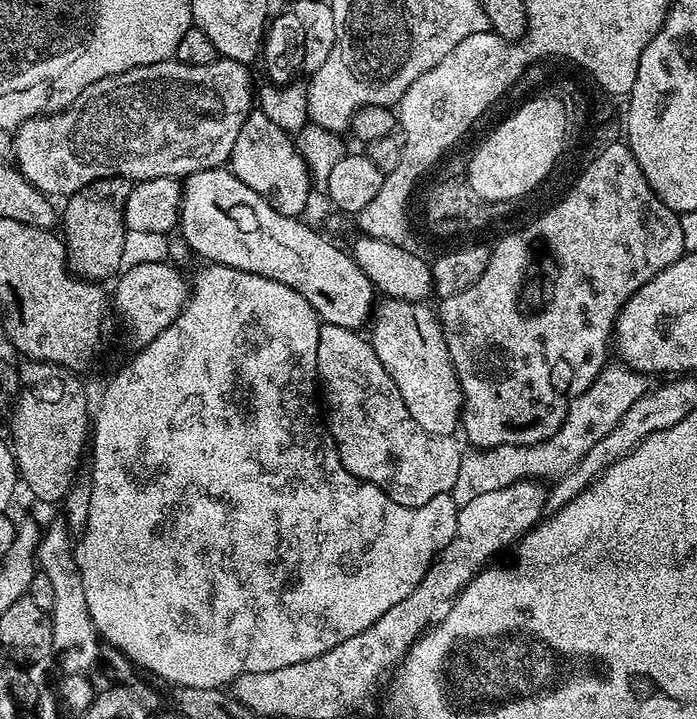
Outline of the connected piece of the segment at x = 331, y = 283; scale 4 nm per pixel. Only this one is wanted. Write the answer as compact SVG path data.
M221 166L211 168L210 170L202 170L196 172L193 176L187 177L183 181L182 191L180 193L180 222L178 225L179 235L188 243L189 249L193 253L196 252L209 264L221 264L222 266L230 266L234 270L246 270L252 274L262 274L264 278L274 278L274 282L282 282L286 286L290 286L290 290L298 290L298 294L302 294L302 298L306 298L306 302L310 302L310 306L316 311L317 316L326 324L334 326L342 326L353 330L360 330L369 323L370 317L374 312L374 305L378 300L378 293L373 288L370 278L366 278L366 274L362 274L362 266L358 266L358 262L354 262L351 251L339 248L332 240L327 240L320 232L315 232L308 224L303 224L303 219L295 216L287 216L286 214L278 214L278 210L274 210L274 206L270 206L270 202L266 202L266 198L262 198L258 194L254 194L254 190L250 190L250 186L246 186L246 182L242 182L227 167Z

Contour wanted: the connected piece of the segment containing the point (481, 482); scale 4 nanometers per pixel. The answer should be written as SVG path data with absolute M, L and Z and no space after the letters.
M609 362L604 365L598 378L578 398L574 398L568 405L568 413L562 426L549 440L526 446L498 446L497 448L481 448L468 450L461 455L458 466L458 478L451 490L452 501L457 506L479 498L489 490L502 490L502 486L510 486L519 480L543 478L551 482L557 476L566 474L594 446L594 442L606 438L618 420L642 394L646 394L650 387L649 377L642 372L635 372L623 362Z

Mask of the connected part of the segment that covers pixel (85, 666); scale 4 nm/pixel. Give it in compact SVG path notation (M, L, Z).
M63 519L52 520L43 529L40 544L36 547L36 558L39 571L50 578L54 590L54 606L51 610L52 617L52 651L55 659L60 659L65 673L79 672L81 674L91 673L91 668L97 667L98 659L101 657L101 645L90 618L90 610L86 606L86 590L82 587L82 574L76 565L76 554L74 542L70 537L68 525Z

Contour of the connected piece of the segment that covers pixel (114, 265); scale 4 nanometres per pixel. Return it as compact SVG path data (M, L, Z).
M111 176L110 178L98 178L82 190L78 190L74 195L67 197L65 208L62 208L62 239L68 253L68 267L71 275L79 276L81 280L93 282L104 282L107 276L115 277L121 271L124 260L124 236L126 229L124 226L124 207L126 198L130 198L130 190L133 181L121 176Z

